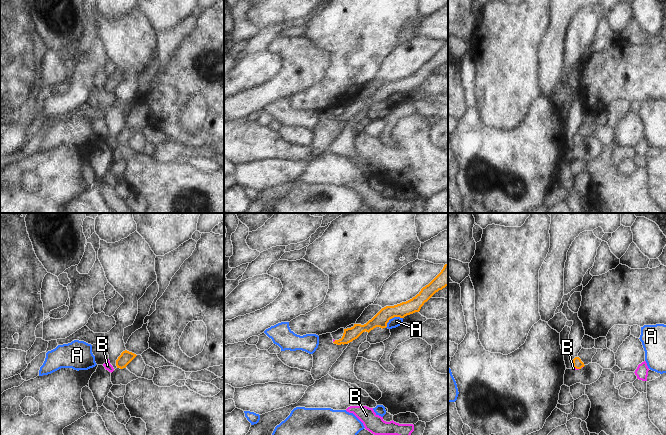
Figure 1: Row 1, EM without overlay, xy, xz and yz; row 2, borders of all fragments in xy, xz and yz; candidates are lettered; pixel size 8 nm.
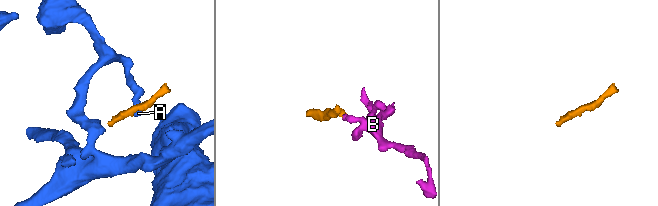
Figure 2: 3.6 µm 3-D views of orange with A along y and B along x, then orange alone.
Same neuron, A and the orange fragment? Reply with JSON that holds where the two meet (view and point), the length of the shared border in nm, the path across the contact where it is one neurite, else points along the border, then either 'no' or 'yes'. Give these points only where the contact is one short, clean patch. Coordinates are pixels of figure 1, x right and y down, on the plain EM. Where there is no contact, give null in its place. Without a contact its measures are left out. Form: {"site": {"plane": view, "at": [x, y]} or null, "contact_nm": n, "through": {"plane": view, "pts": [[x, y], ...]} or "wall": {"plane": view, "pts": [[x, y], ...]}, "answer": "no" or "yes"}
{"site": {"plane": "xz", "at": [392, 93]}, "contact_nm": 170, "wall": {"plane": "xz", "pts": [[402, 93], [392, 93], [385, 103]]}, "answer": "no"}

